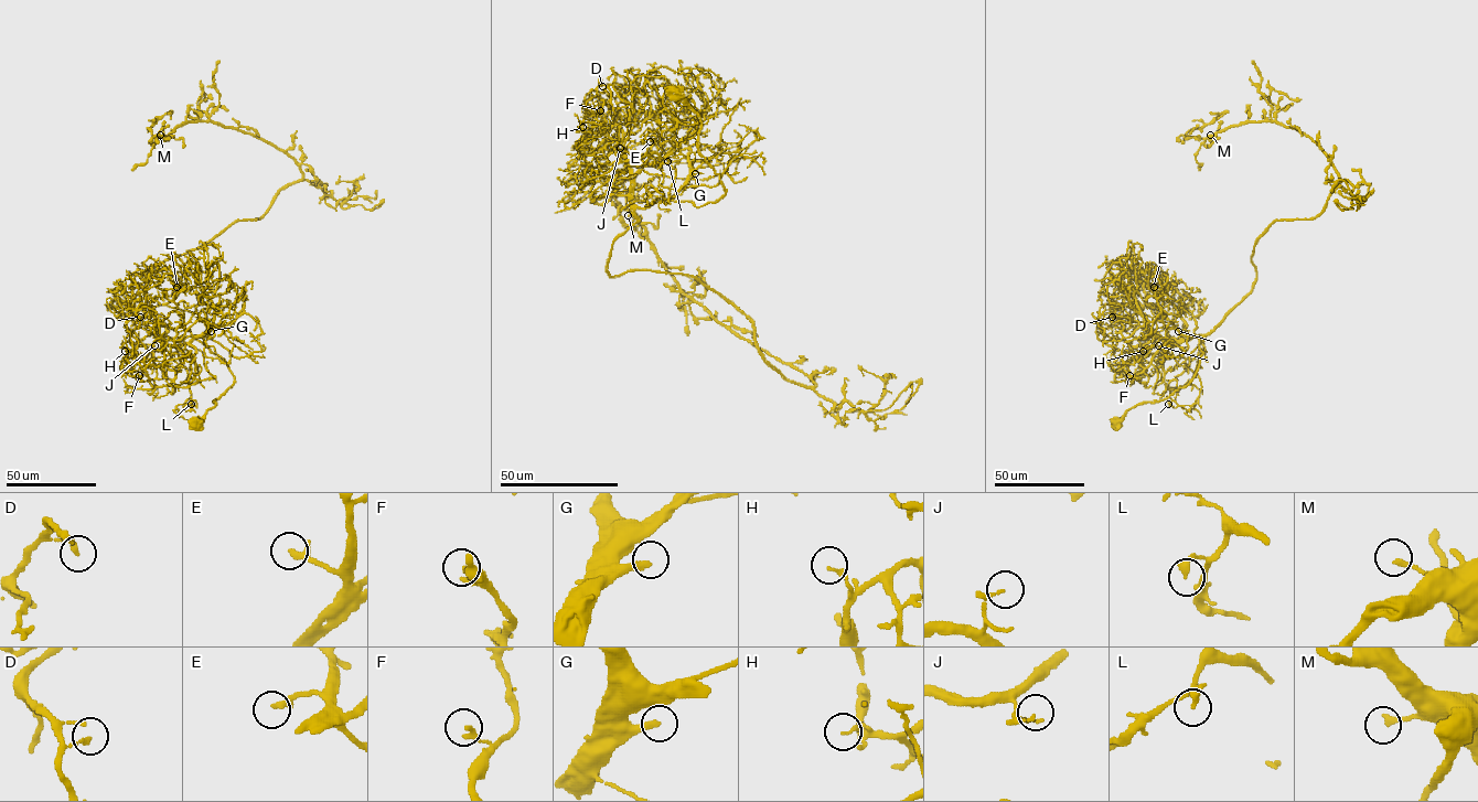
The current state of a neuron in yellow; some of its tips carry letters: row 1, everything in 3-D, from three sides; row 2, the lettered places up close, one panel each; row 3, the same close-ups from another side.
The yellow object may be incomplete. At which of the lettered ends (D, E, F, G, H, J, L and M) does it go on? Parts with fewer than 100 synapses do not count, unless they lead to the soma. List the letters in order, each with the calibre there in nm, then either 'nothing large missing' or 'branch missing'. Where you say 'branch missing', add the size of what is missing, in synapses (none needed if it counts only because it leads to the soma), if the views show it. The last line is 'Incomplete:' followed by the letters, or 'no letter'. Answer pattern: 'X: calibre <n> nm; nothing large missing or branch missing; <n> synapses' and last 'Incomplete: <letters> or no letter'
D: calibre 170 nm; nothing large missing
E: calibre 280 nm; nothing large missing
F: calibre 240 nm; nothing large missing
G: calibre 280 nm; branch missing; 120 synapses
H: calibre 140 nm; nothing large missing
J: calibre 150 nm; nothing large missing
L: calibre 240 nm; nothing large missing
M: calibre 220 nm; nothing large missing
Incomplete: G

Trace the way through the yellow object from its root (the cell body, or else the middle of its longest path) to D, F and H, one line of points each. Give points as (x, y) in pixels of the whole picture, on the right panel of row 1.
D: (1117, 423), (1132, 408), (1185, 387), (1203, 338), (1160, 337), (1130, 305), (1112, 317)
F: (1117, 423), (1132, 408), (1185, 387), (1202, 354), (1198, 337), (1203, 338), (1170, 339), (1155, 333), (1130, 375)
H: (1117, 423), (1132, 408), (1185, 387), (1202, 354), (1198, 337), (1203, 338), (1170, 339), (1155, 333), (1143, 351)

